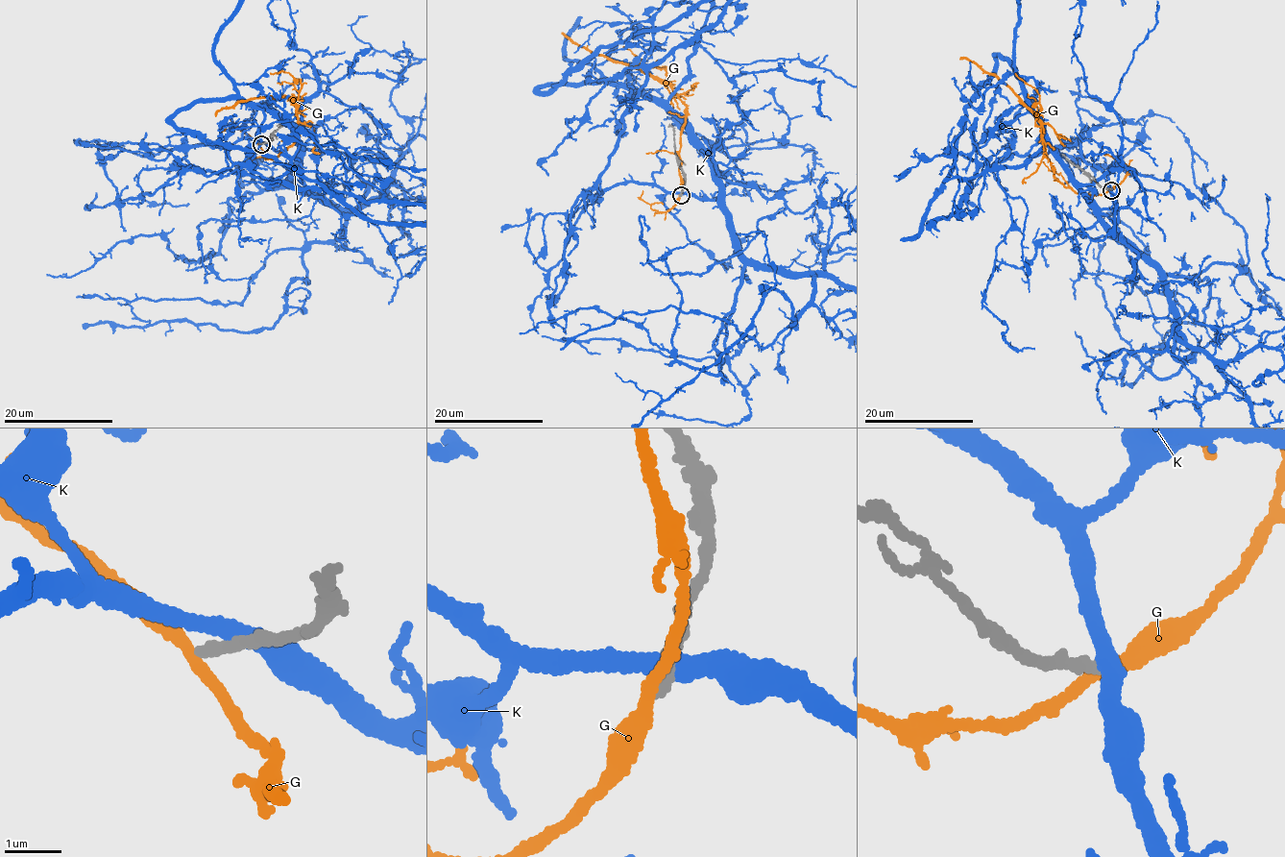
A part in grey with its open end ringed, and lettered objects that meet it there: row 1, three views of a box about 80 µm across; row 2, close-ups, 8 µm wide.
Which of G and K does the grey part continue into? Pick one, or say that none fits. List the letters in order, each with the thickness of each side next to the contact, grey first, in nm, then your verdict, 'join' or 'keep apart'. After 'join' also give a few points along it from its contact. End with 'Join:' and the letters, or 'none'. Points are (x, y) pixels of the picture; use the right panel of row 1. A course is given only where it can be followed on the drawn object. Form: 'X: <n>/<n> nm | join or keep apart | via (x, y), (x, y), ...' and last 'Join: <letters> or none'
G: 240/240 nm | keep apart
K: 280/340 nm | keep apart
Join: none

